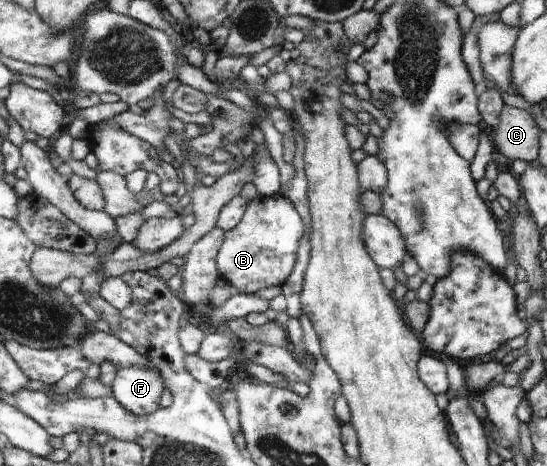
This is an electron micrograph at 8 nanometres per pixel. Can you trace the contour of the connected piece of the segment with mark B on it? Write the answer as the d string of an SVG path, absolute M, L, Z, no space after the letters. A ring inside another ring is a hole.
M256 197L248 202L240 224L224 233L224 244L218 251L218 270L222 278L239 293L253 294L286 282L296 262L296 248L302 236L302 220L288 197Z

